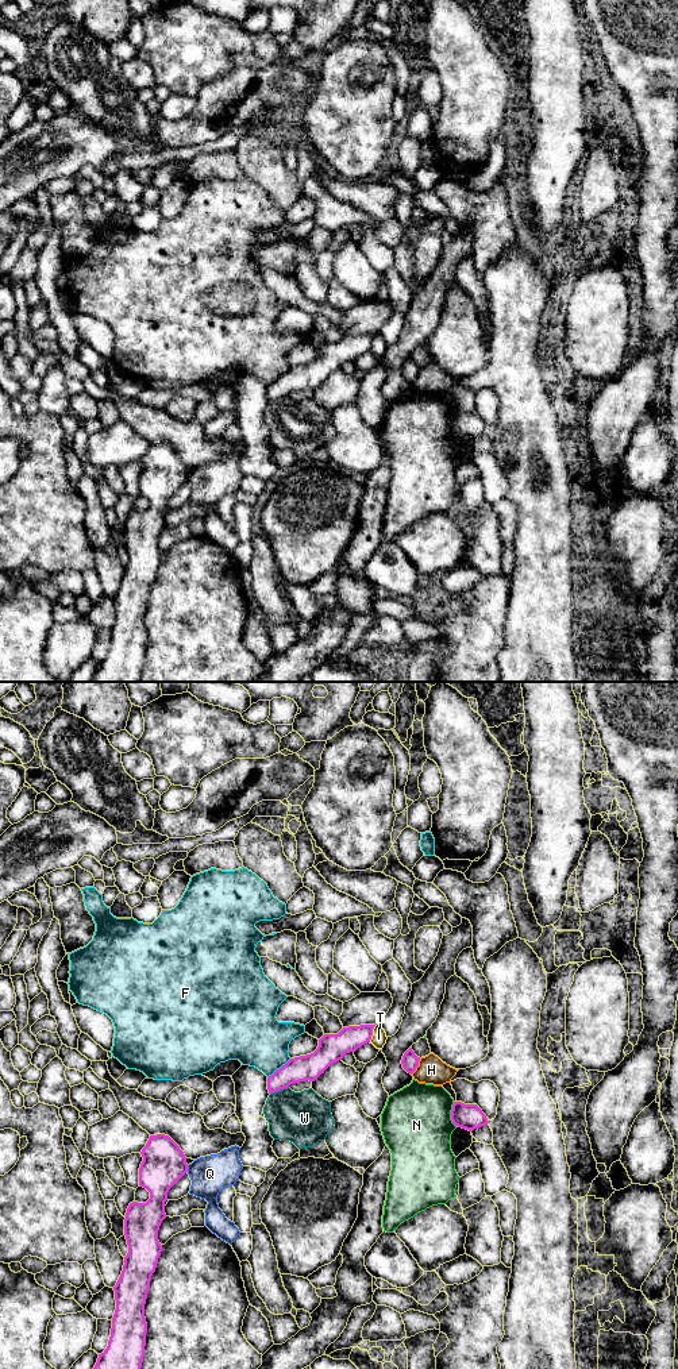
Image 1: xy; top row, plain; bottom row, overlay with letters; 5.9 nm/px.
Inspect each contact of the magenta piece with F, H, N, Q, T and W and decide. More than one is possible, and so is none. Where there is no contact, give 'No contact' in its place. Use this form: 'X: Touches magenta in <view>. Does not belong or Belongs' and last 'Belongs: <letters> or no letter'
F: Touches magenta in xy. Does not belong
H: Touches magenta in xy. Does not belong
N: Touches magenta in xy. Does not belong
Q: Touches magenta in xy. Does not belong
T: Touches magenta in xy. Does not belong
W: Touches magenta in xy. Does not belong
Belongs: no letter

